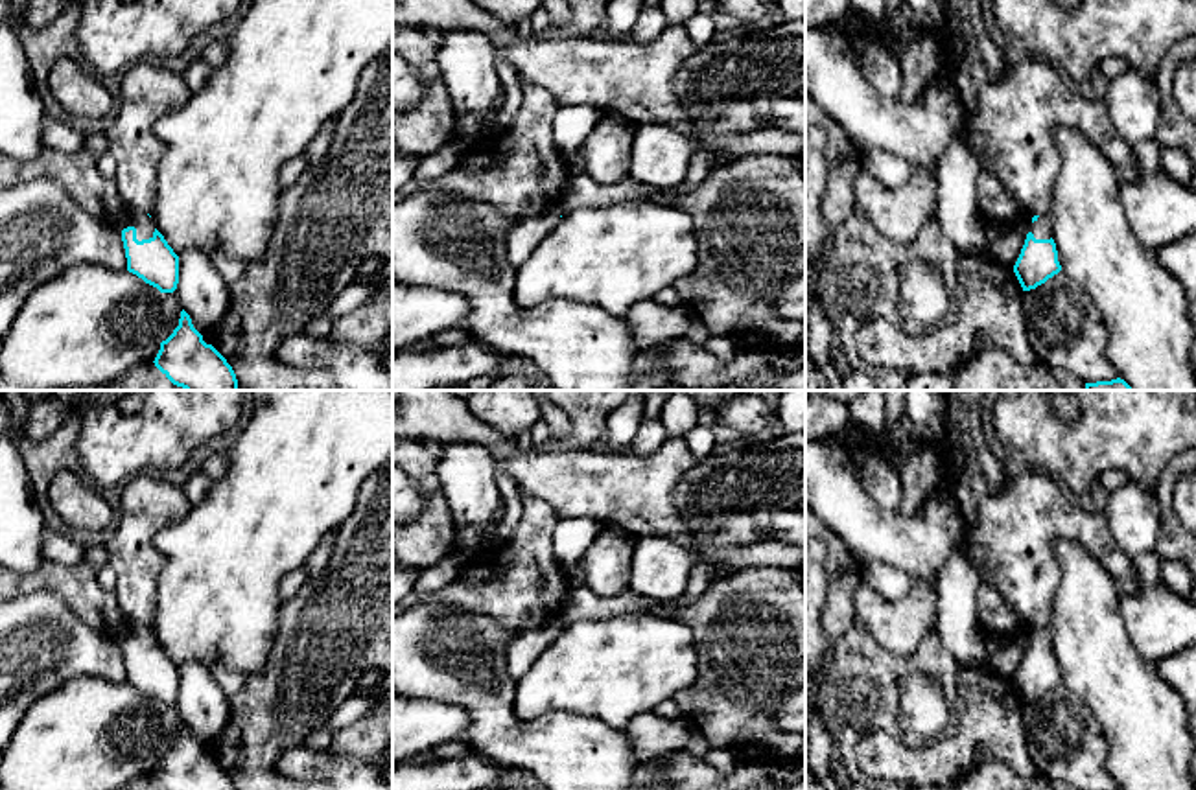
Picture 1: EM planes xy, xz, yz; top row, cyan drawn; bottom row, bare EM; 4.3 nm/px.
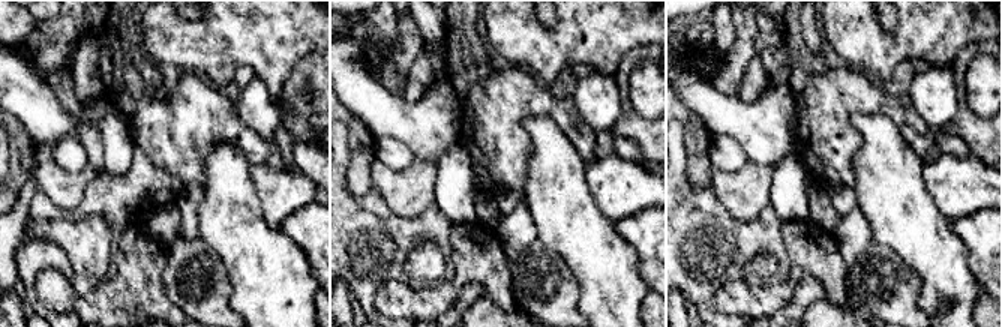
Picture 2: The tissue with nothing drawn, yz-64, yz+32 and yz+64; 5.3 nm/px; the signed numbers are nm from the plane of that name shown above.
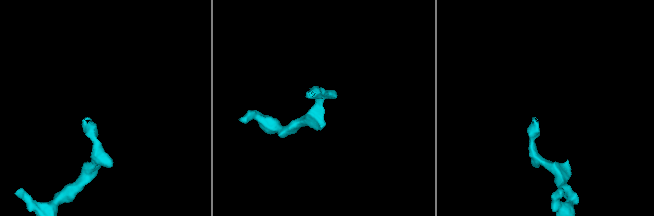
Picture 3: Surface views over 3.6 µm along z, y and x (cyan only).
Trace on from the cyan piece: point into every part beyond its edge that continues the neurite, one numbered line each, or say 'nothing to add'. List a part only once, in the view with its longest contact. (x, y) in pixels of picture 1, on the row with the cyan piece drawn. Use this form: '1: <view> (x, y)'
1: xy (144, 225)

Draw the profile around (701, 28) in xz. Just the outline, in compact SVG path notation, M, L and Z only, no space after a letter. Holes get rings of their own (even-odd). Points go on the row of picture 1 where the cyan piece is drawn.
M695 11L693 17L684 24L687 35L697 46L713 42L717 33L713 18L708 13Z

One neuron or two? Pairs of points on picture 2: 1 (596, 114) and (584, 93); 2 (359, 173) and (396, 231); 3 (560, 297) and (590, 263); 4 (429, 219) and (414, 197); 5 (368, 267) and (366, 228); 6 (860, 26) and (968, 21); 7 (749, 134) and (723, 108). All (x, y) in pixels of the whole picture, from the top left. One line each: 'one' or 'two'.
1: one
2: two
3: two
4: two
5: one
6: one
7: one

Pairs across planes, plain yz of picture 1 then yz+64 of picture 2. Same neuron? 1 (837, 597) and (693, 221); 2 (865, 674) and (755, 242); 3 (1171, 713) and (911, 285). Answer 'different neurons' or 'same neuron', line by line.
1: different neurons
2: same neuron
3: different neurons

